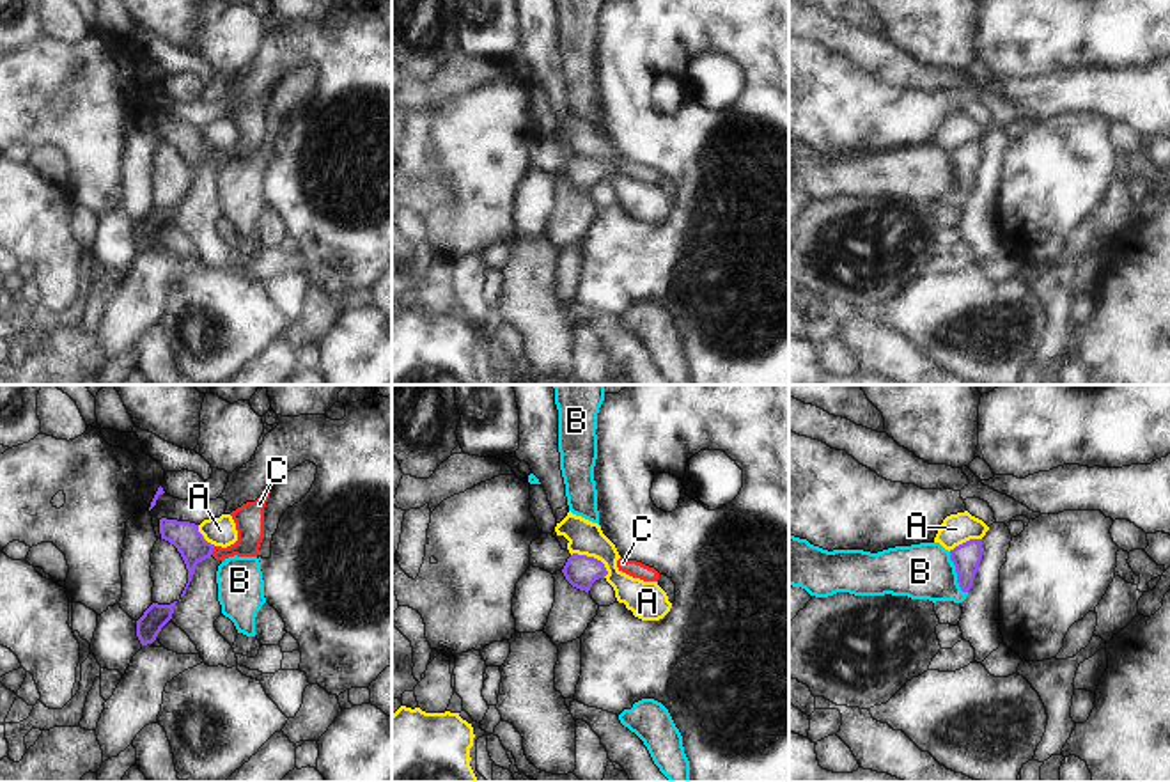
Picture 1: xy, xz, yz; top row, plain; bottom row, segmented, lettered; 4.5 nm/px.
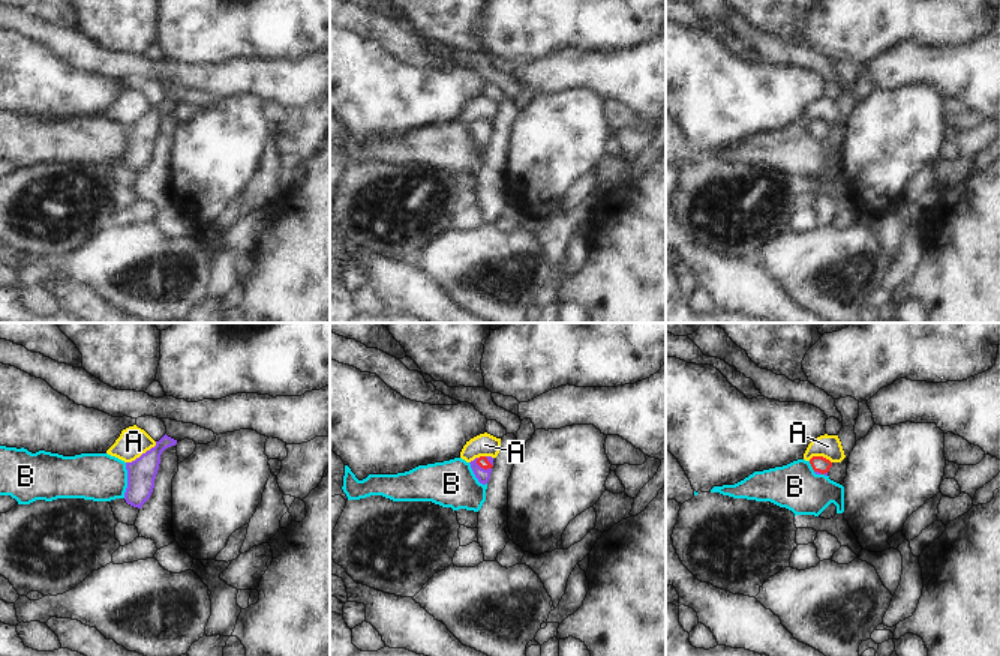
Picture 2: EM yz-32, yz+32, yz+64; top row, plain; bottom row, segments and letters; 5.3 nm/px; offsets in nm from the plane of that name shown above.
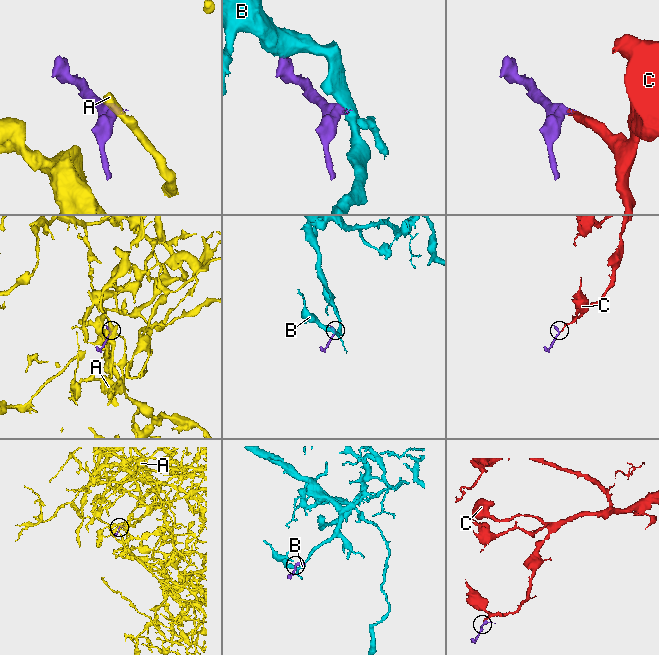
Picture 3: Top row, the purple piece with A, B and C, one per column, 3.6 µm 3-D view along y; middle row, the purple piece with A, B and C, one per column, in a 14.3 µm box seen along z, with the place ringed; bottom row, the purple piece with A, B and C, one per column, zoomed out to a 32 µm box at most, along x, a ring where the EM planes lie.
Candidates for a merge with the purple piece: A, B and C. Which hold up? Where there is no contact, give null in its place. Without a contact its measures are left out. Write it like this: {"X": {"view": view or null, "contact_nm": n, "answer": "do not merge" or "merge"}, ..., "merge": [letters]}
{"A": {"view": "xz", "contact_nm": 200, "answer": "do not merge"}, "B": {"view": "yz", "contact_nm": 200, "answer": "do not merge"}, "C": {"view": "xy", "contact_nm": 50, "answer": "merge"}, "merge": ["C"]}

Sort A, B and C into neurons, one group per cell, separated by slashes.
A / B / C

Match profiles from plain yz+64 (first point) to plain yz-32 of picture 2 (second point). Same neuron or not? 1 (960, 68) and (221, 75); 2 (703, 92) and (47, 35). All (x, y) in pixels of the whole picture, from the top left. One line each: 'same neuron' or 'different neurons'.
1: same neuron
2: different neurons

